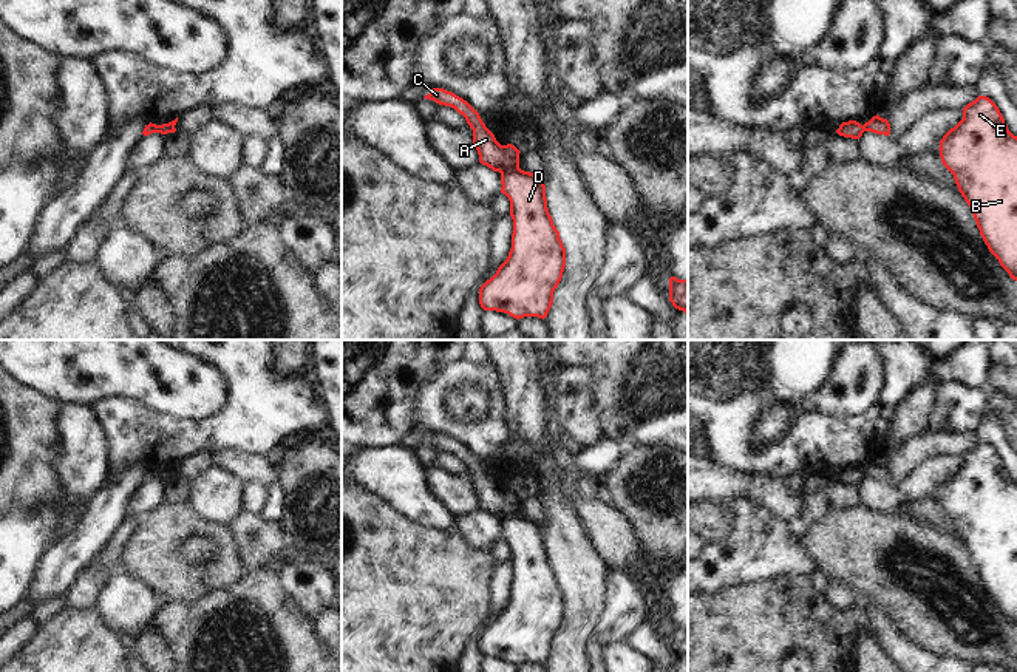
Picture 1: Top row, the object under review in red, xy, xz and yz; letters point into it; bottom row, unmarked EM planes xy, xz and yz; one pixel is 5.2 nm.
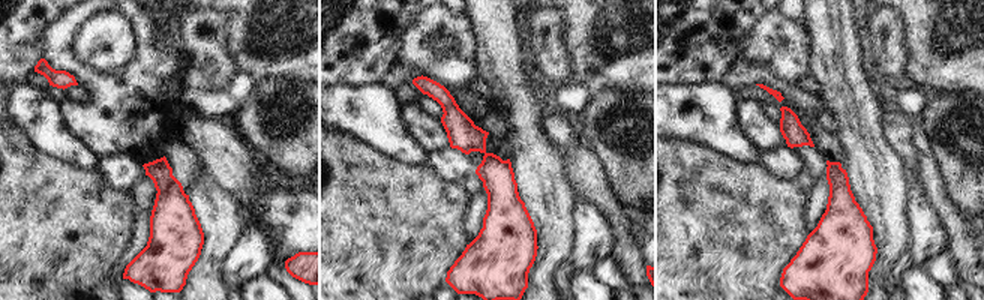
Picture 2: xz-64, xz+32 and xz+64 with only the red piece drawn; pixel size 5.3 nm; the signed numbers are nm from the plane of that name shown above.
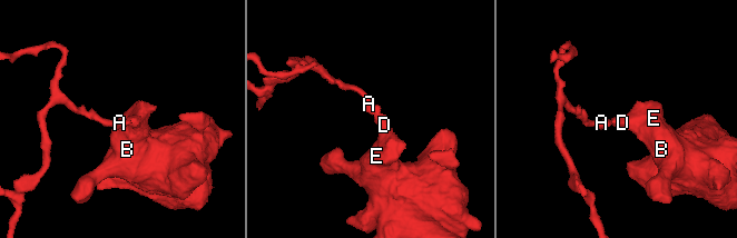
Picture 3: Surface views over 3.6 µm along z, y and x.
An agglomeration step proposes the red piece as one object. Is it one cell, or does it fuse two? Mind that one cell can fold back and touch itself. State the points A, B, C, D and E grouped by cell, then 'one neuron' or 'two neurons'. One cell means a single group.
A C / B D E; two neurons

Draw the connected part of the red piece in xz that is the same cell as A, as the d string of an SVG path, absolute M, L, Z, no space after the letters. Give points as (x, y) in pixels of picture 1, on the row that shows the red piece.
M431 88L423 97L434 100L439 105L451 107L462 114L473 130L473 144L479 154L479 162L493 171L504 171L507 168L519 167L519 150L512 145L501 145L495 134L485 127L479 113L462 97L444 88Z

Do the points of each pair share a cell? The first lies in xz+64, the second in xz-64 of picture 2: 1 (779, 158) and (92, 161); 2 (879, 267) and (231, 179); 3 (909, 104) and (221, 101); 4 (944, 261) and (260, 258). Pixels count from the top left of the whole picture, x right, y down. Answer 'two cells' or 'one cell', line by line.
1: two cells
2: two cells
3: one cell
4: two cells

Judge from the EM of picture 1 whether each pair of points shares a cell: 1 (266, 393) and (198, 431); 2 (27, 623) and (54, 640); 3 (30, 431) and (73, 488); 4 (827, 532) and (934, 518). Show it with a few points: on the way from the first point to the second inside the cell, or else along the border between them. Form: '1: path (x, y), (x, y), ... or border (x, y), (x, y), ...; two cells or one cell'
1: path (249, 410), (231, 428), (215, 431); one cell
2: border (37, 627), (16, 652); two cells
3: border (59, 433), (59, 496), (48, 504); two cells
4: border (915, 519), (942, 529), (949, 535); two cells

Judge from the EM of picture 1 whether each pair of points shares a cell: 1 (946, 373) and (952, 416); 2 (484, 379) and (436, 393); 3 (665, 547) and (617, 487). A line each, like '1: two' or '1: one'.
1: two
2: one
3: one

